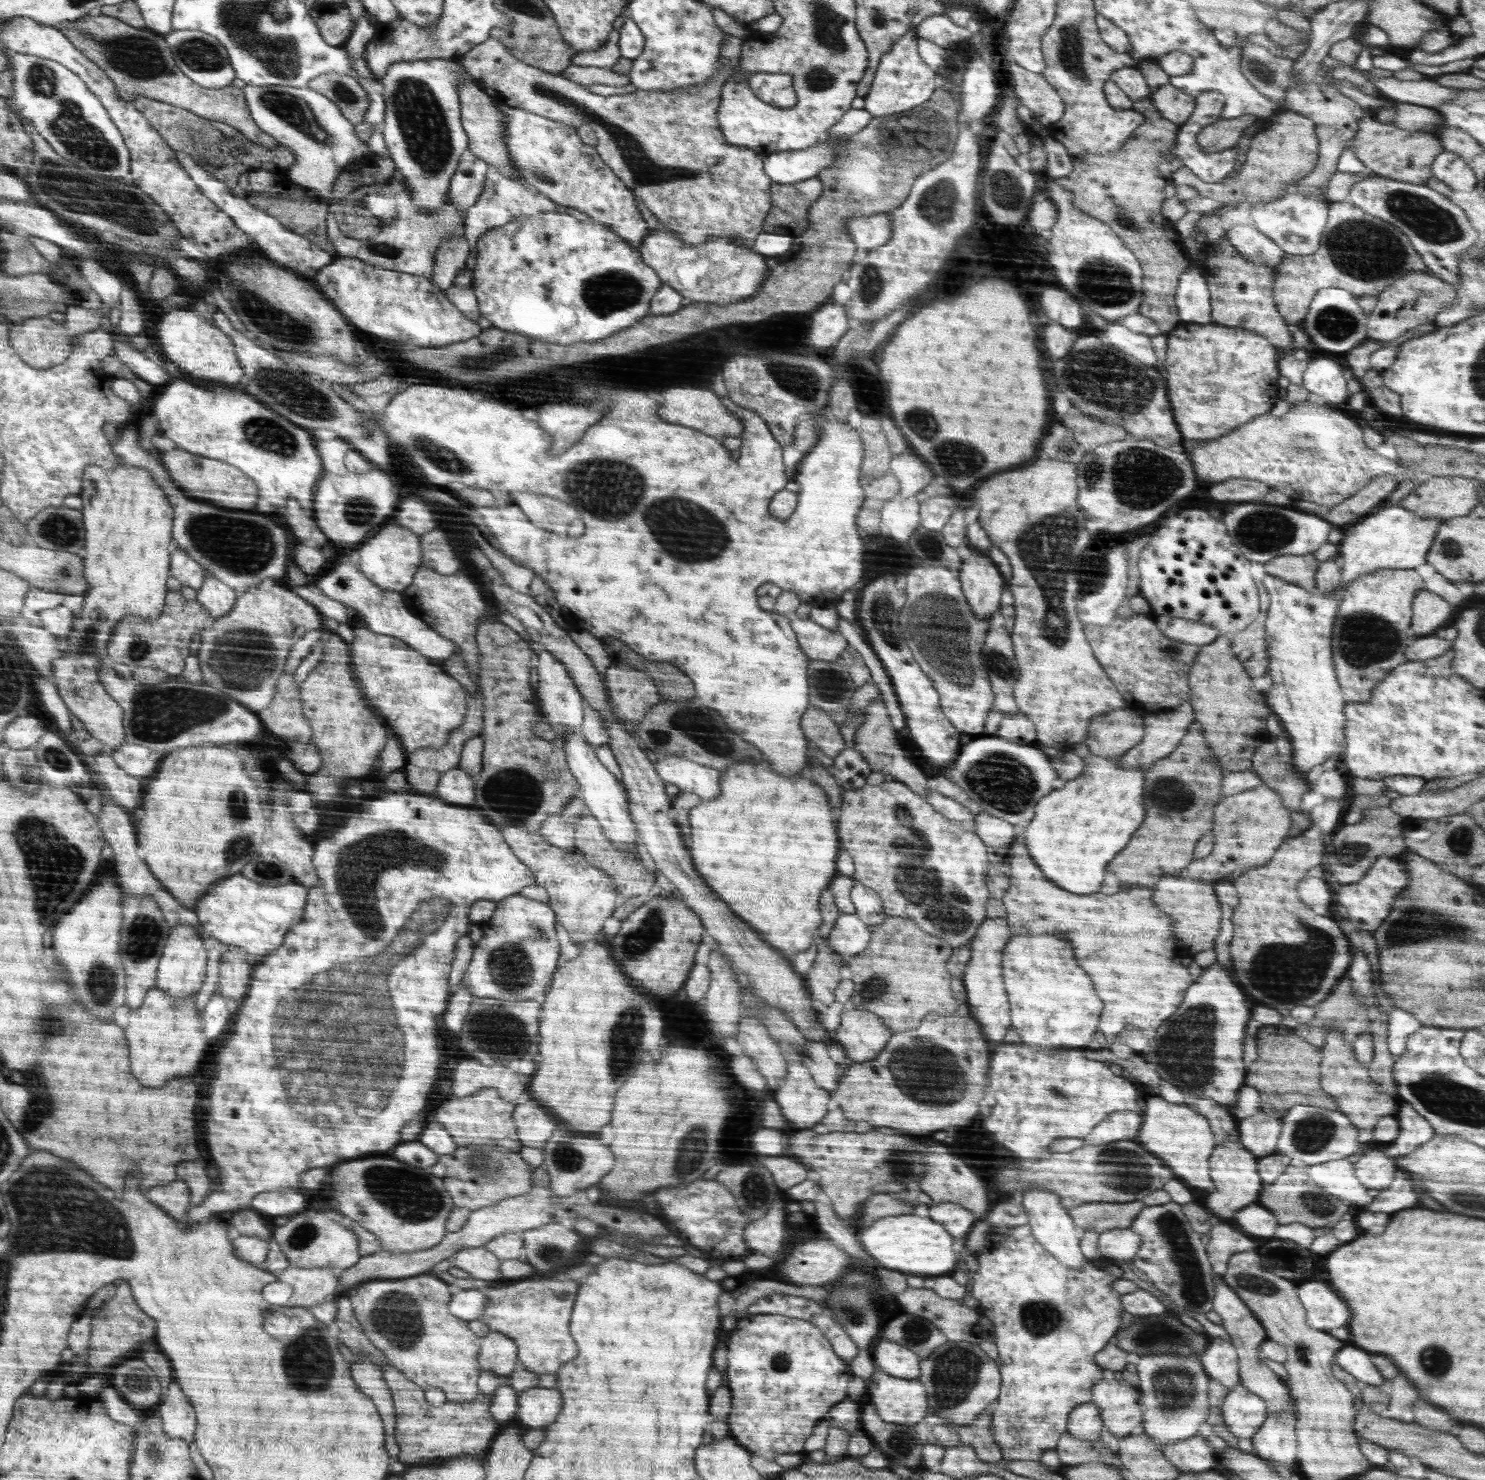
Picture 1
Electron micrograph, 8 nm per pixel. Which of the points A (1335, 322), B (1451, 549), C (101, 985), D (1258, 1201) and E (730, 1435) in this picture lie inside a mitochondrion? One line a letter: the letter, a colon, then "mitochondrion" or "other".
A: mitochondrion
B: mitochondrion
C: mitochondrion
D: other
E: other

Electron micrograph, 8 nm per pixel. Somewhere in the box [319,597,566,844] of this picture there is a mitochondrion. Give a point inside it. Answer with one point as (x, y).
(513, 792)

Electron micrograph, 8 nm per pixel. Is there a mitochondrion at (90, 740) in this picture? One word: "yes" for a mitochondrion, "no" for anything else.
no

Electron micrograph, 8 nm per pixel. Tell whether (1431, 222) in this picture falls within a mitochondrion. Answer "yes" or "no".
yes

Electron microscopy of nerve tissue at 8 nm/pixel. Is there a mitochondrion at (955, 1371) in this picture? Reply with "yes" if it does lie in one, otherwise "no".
yes

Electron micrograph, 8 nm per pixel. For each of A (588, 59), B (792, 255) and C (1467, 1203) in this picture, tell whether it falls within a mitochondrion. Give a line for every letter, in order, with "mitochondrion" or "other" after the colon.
A: other
B: other
C: mitochondrion

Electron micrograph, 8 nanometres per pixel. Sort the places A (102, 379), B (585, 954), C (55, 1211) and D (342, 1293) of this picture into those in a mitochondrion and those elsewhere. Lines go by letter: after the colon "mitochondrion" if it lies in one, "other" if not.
A: other
B: other
C: mitochondrion
D: other

